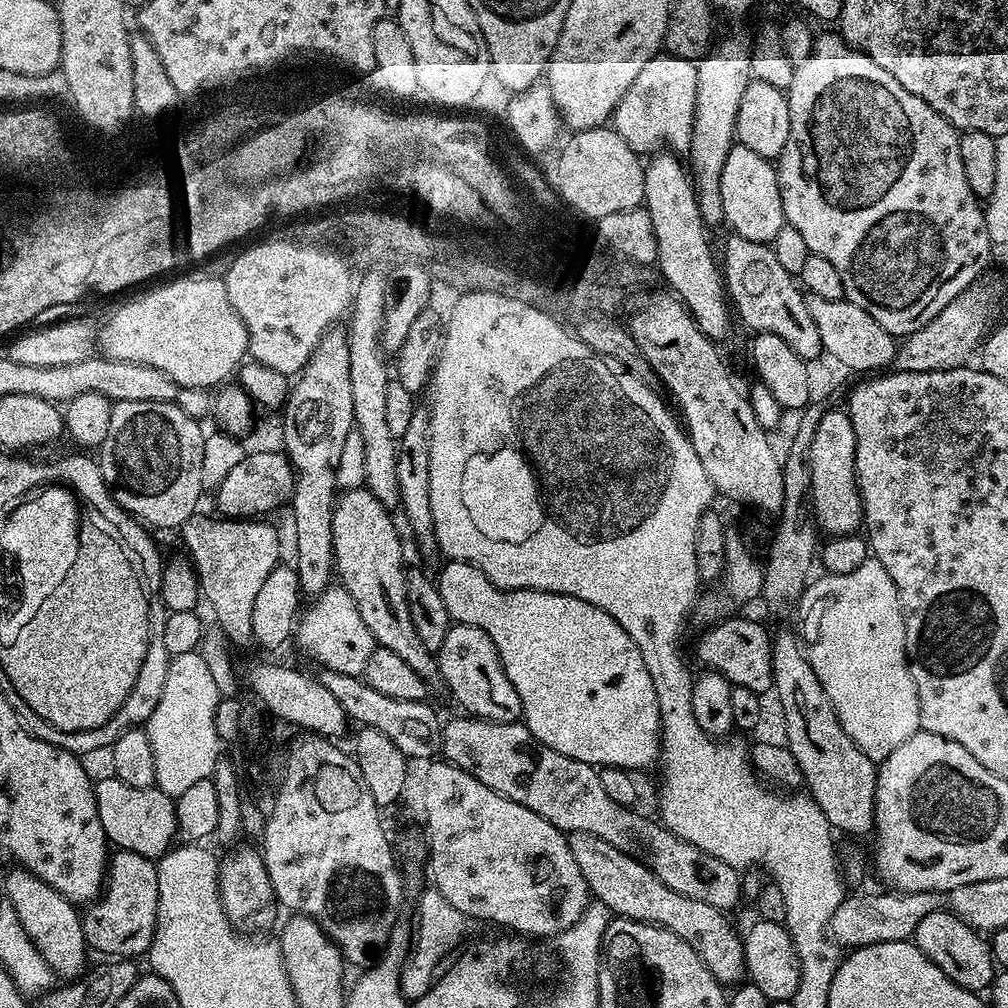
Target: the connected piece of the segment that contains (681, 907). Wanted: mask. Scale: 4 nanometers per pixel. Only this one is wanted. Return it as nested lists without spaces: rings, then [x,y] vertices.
[[[574,832],[567,839],[591,895],[609,913],[625,920],[669,928],[682,938],[682,942],[690,942],[690,946],[694,946],[698,958],[706,962],[710,974],[714,974],[721,986],[736,986],[745,979],[744,941],[741,933],[732,929],[725,913],[714,906],[706,906],[706,902],[694,902],[694,898],[686,898],[686,894],[670,890],[670,886],[663,884],[643,859],[610,846],[610,842],[602,842],[602,838],[594,838],[594,834]]]

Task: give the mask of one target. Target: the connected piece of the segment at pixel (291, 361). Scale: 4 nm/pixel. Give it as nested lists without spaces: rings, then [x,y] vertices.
[[[279,238],[256,244],[237,255],[230,272],[223,276],[230,306],[248,331],[248,356],[289,378],[295,377],[314,354],[320,339],[333,327],[332,320],[349,311],[354,295],[354,276],[348,264],[328,246],[296,243]]]

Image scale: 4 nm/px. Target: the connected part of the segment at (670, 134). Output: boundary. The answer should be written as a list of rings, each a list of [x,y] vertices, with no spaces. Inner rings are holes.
[[[661,54],[650,58],[638,78],[630,85],[630,90],[622,94],[622,102],[614,110],[611,127],[637,154],[655,154],[668,149],[676,154],[684,154],[692,146],[692,127],[696,109],[698,78],[696,64],[686,58]]]

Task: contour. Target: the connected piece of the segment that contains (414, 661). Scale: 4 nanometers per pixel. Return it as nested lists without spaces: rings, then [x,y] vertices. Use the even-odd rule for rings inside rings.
[[[349,488],[337,499],[332,510],[332,555],[334,572],[339,583],[348,591],[350,598],[362,614],[362,622],[370,630],[377,645],[394,650],[406,666],[423,678],[429,693],[443,693],[444,679],[437,657],[428,649],[426,642],[418,638],[414,630],[414,618],[410,618],[408,601],[408,573],[404,564],[404,548],[400,545],[400,532],[392,521],[393,513],[374,498],[367,488]],[[362,540],[367,540],[367,554],[362,555]]]

